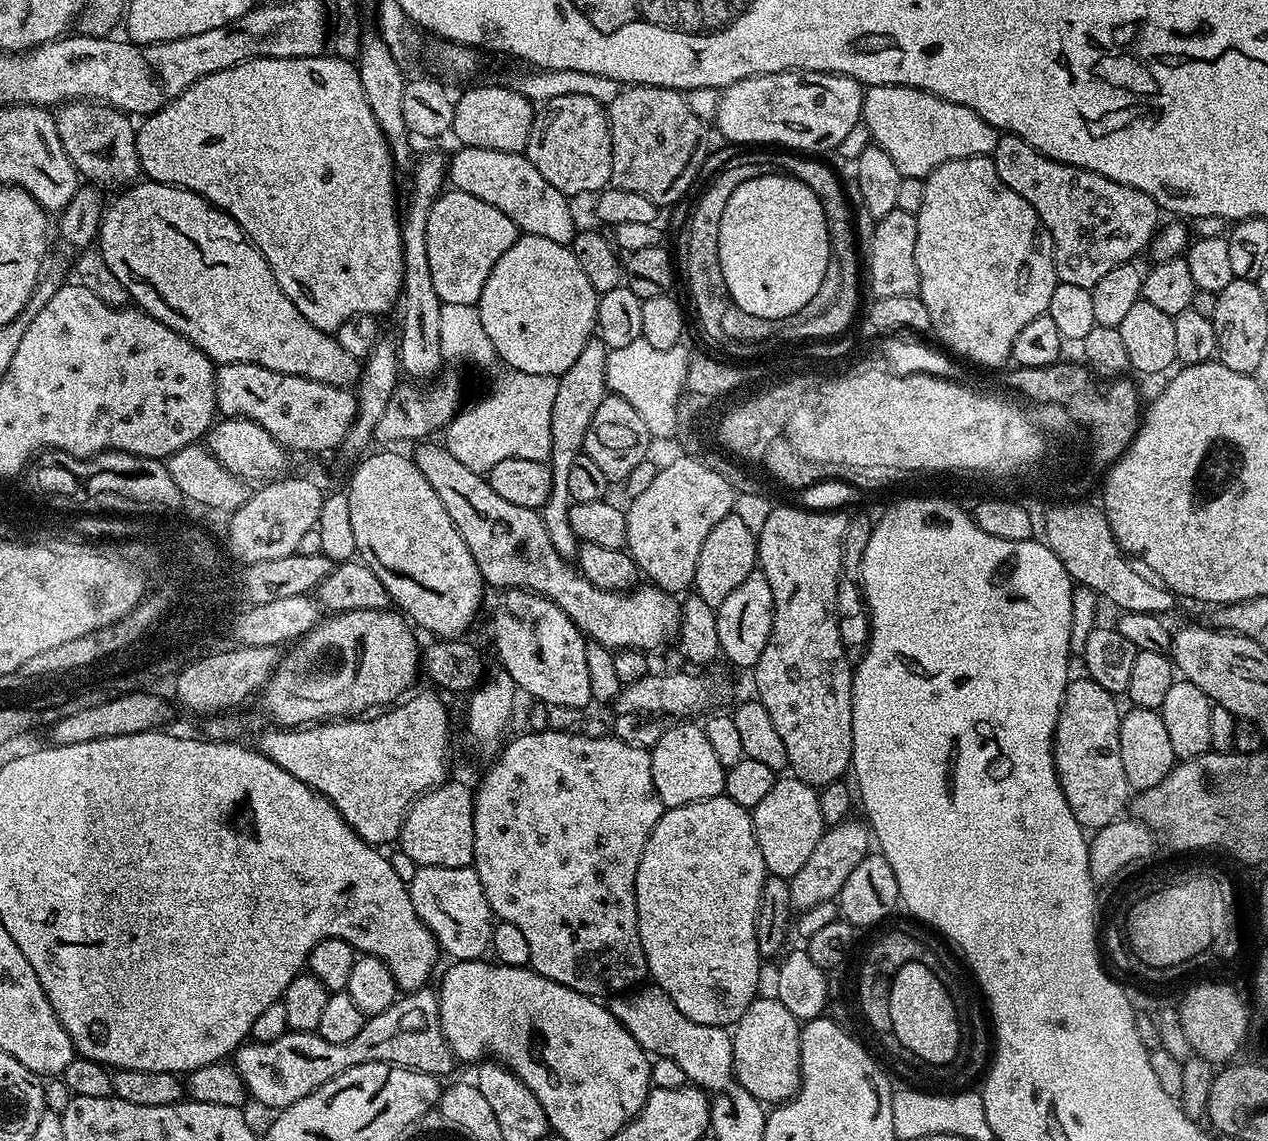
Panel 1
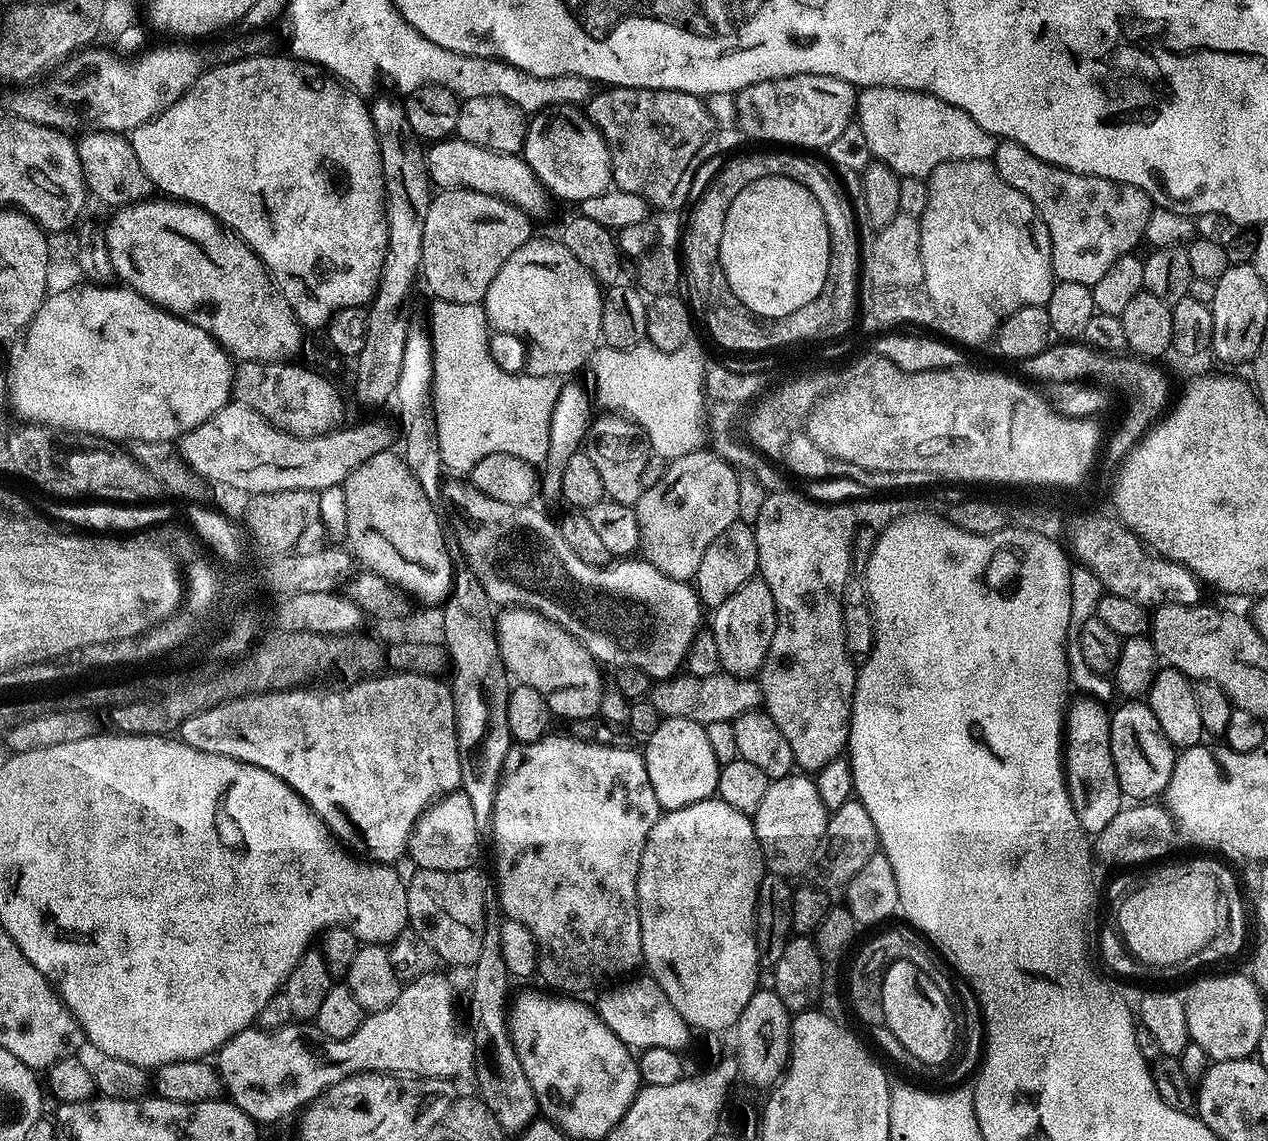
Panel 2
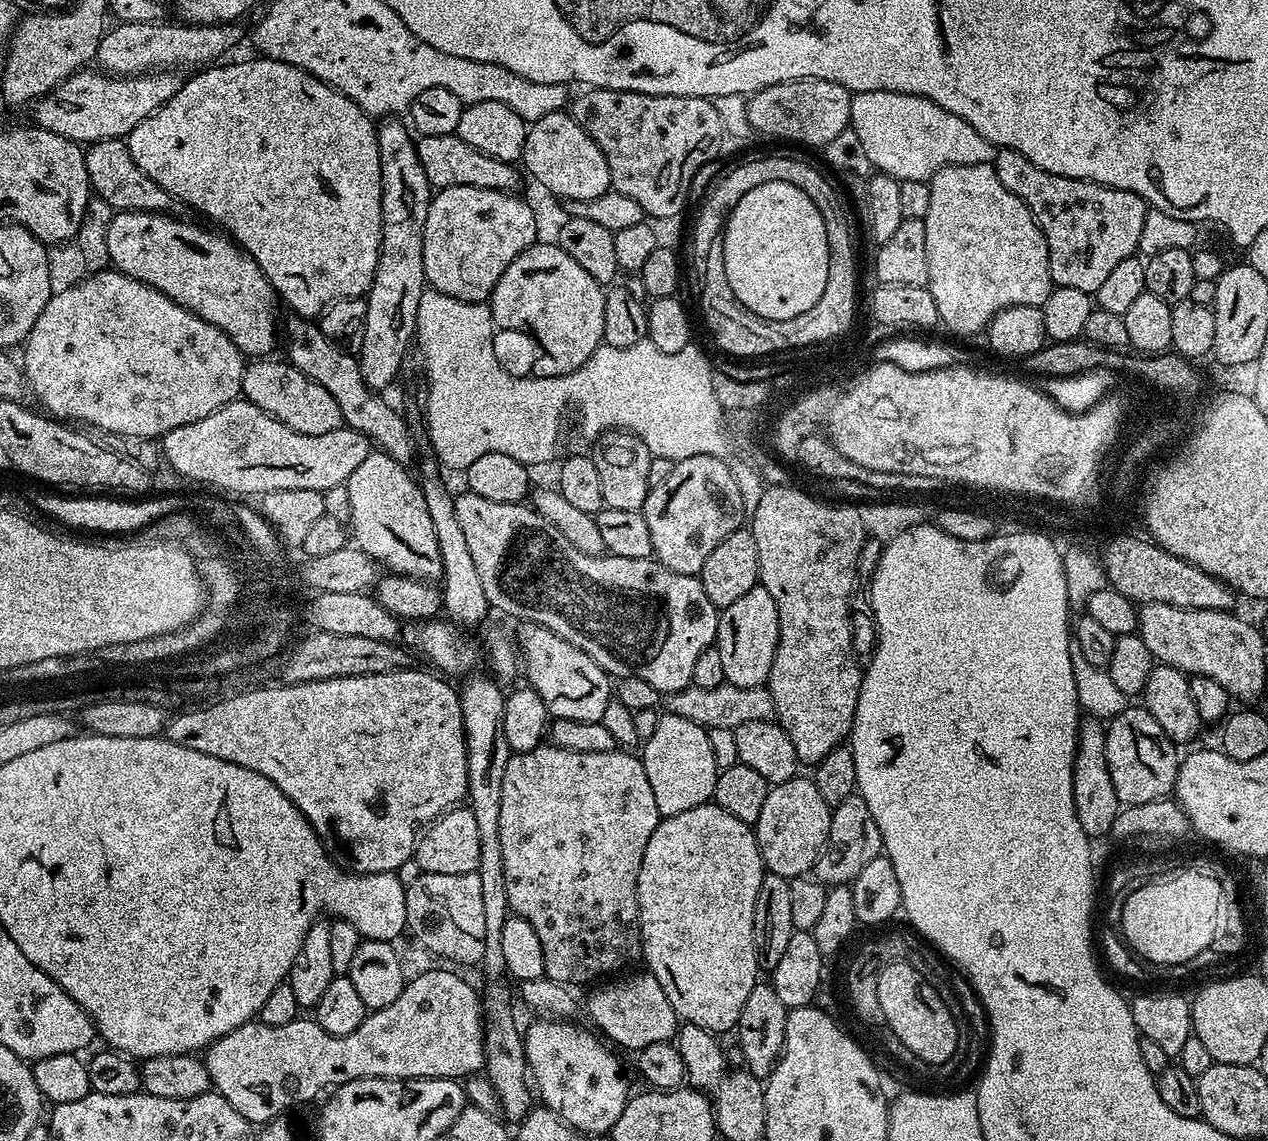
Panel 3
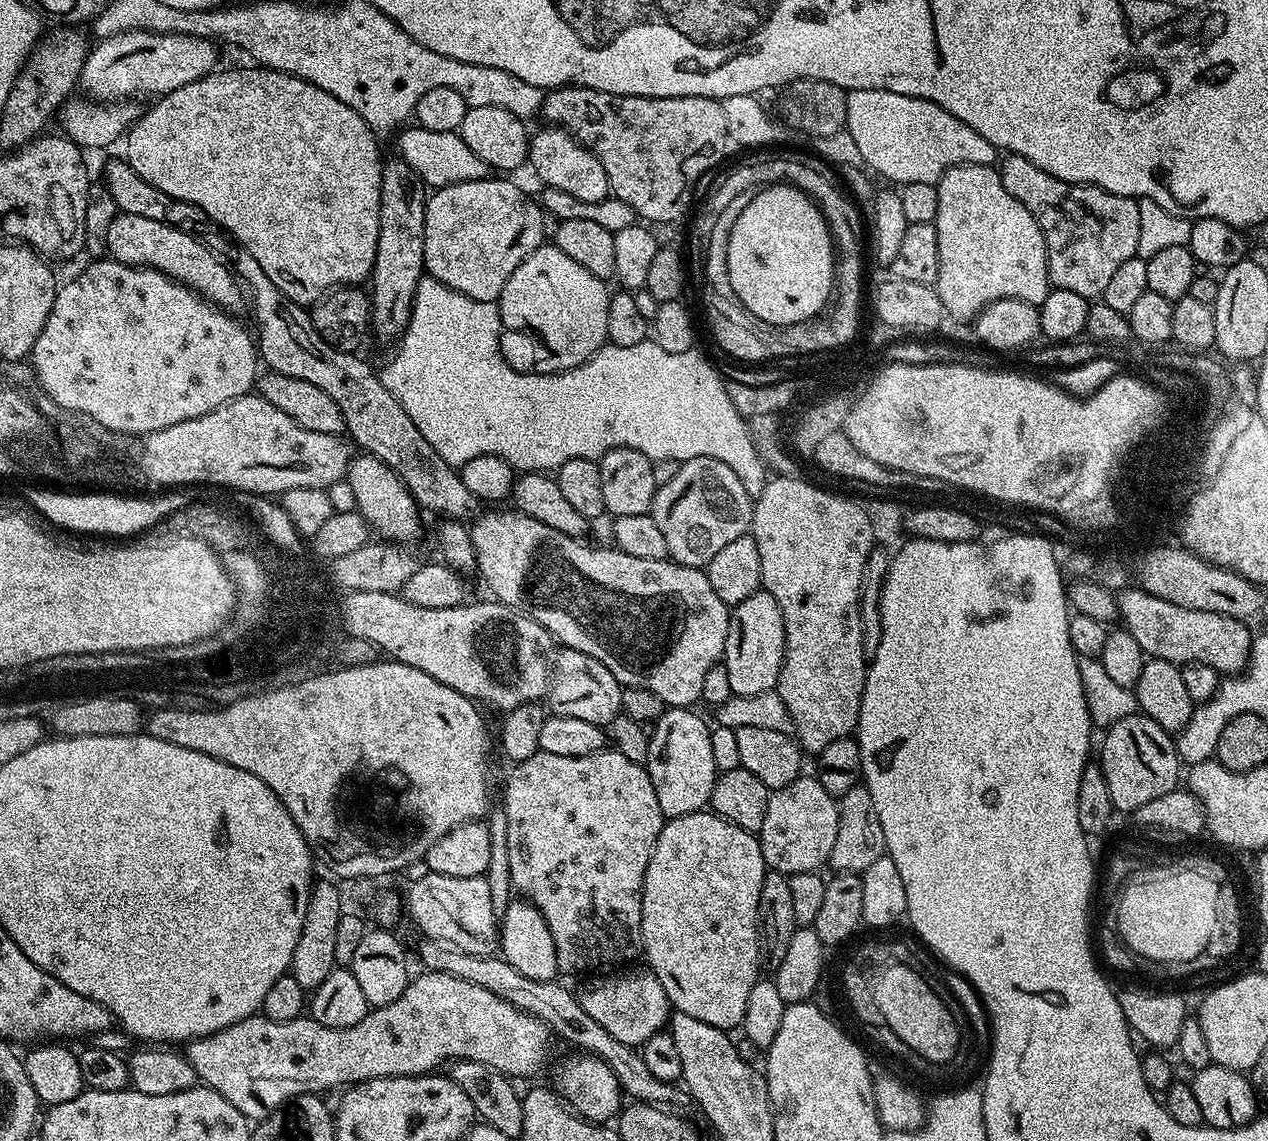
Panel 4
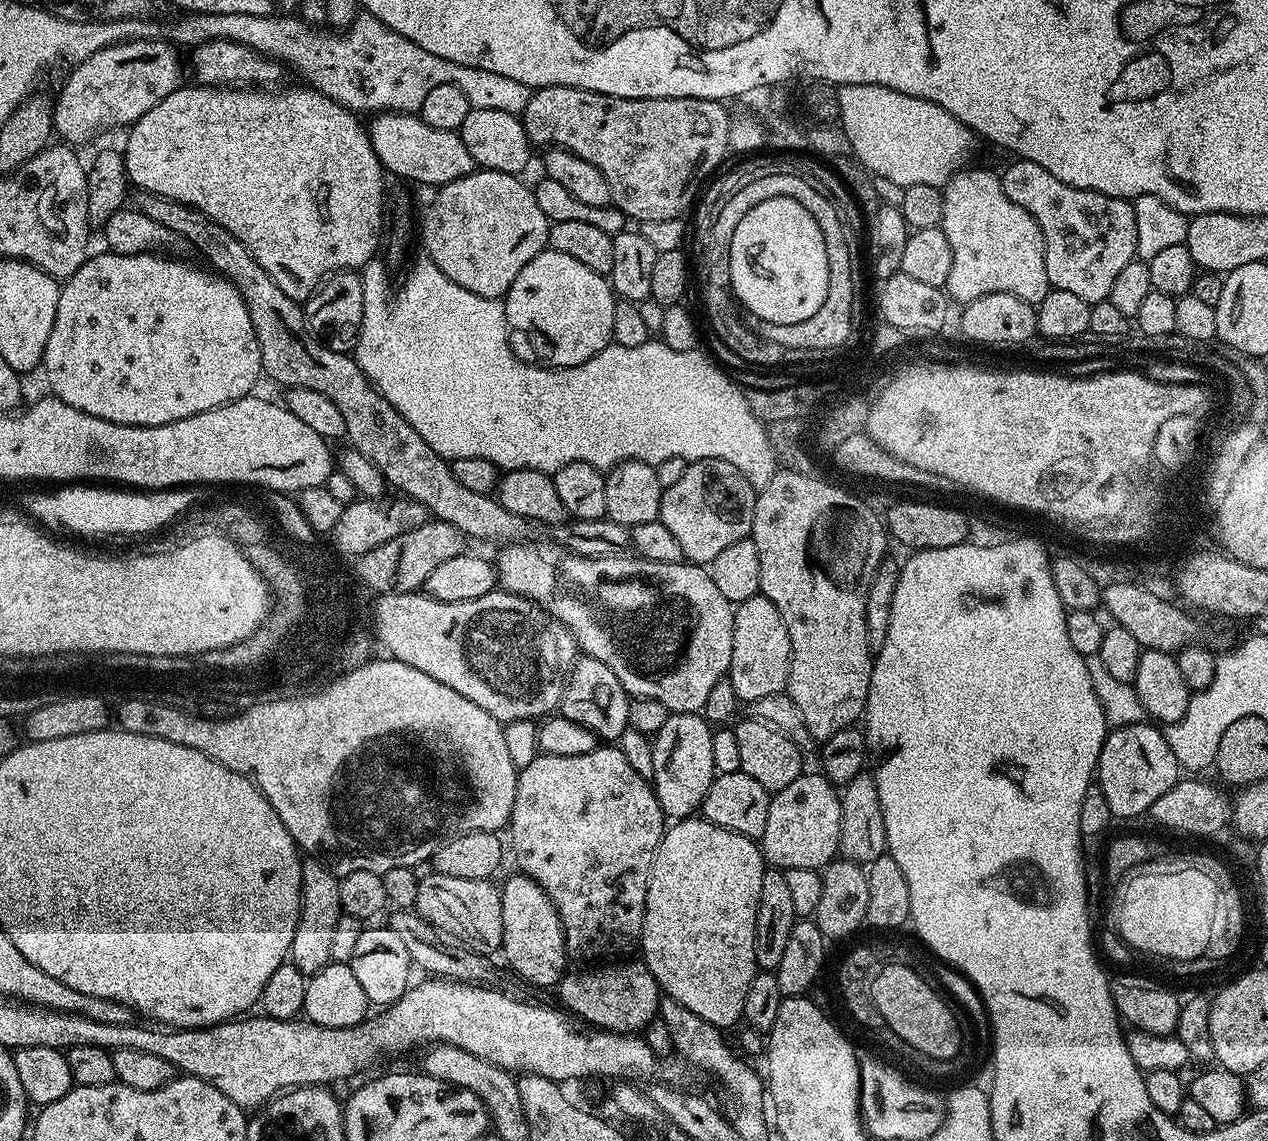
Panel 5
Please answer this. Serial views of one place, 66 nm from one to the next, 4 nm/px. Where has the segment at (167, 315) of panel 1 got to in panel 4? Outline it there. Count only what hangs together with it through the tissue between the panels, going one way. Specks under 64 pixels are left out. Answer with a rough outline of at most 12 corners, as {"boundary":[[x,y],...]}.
{"boundary":[[120,212],[107,255],[236,310],[231,267],[166,222]]}

